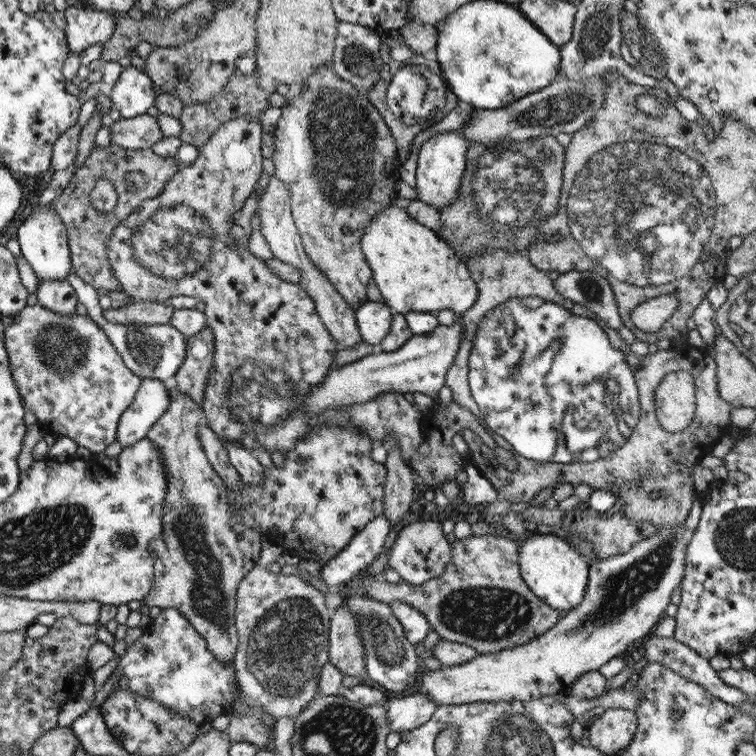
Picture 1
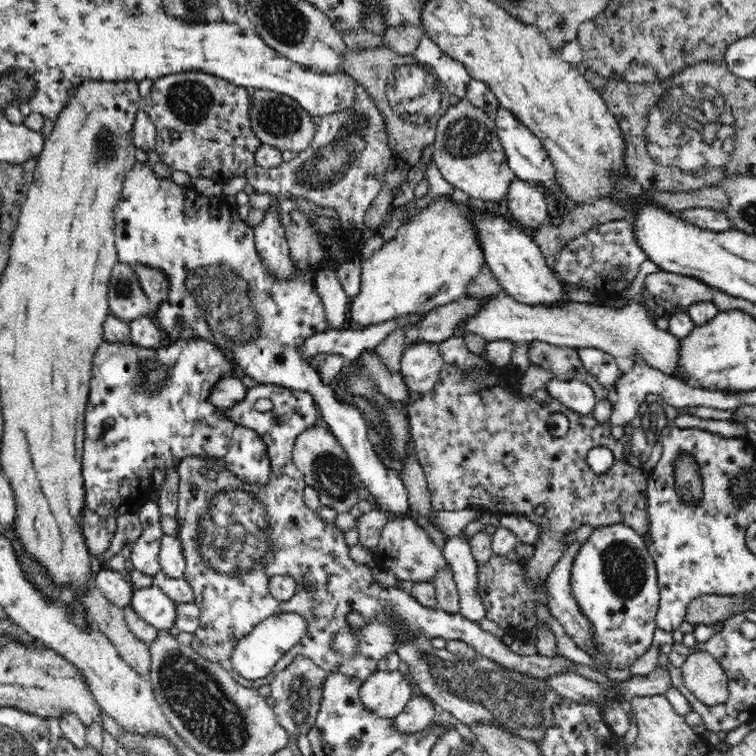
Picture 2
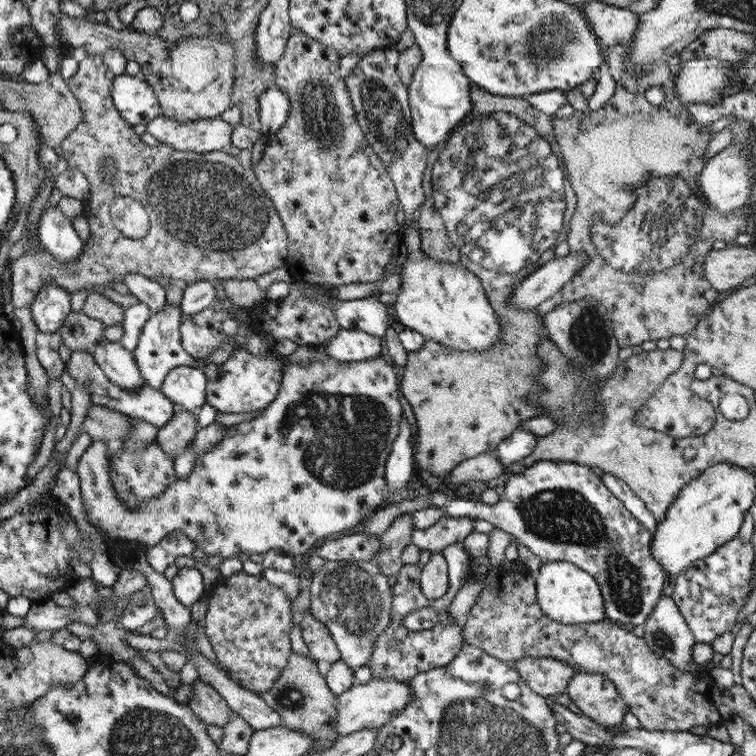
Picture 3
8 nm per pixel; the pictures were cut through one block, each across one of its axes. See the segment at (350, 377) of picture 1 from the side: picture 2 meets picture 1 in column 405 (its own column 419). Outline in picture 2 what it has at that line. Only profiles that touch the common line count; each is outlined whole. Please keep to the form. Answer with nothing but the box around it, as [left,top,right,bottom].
[399,342,444,393]

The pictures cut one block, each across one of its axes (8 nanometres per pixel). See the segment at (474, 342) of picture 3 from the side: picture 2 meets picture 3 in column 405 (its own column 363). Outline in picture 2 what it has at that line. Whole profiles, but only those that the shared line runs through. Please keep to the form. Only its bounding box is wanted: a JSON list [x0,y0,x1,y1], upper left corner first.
[349,197,485,328]

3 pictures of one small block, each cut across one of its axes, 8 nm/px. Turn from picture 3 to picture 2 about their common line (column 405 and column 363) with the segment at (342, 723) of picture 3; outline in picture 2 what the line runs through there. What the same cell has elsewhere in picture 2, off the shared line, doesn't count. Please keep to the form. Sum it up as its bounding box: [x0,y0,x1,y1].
[360,670,416,719]

